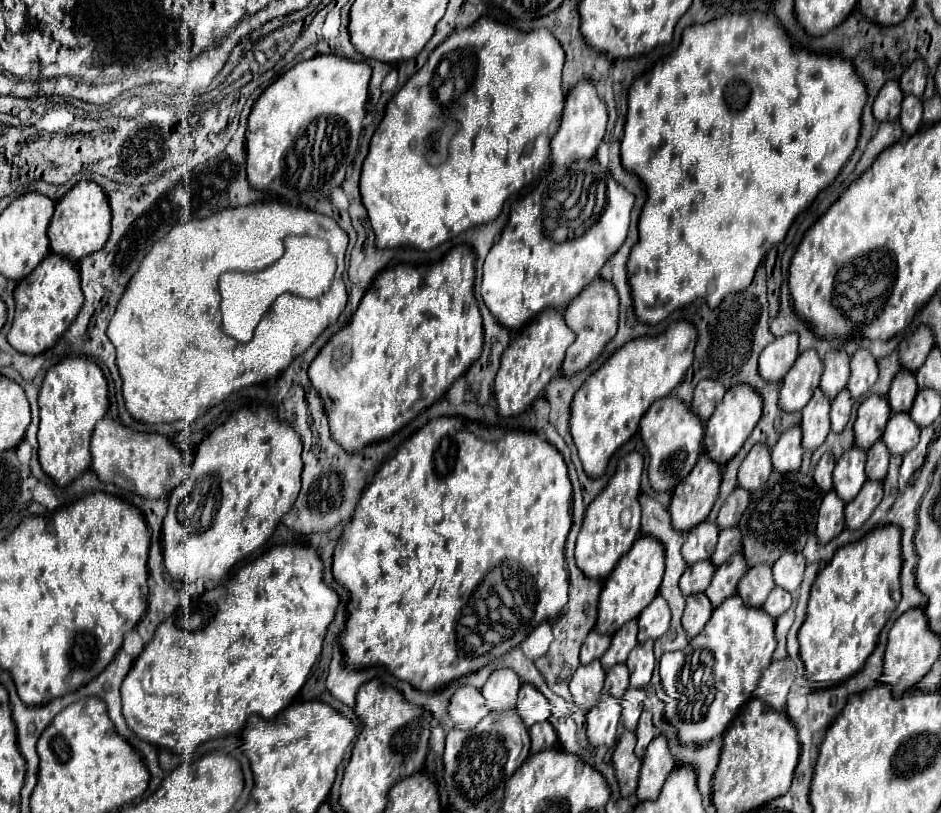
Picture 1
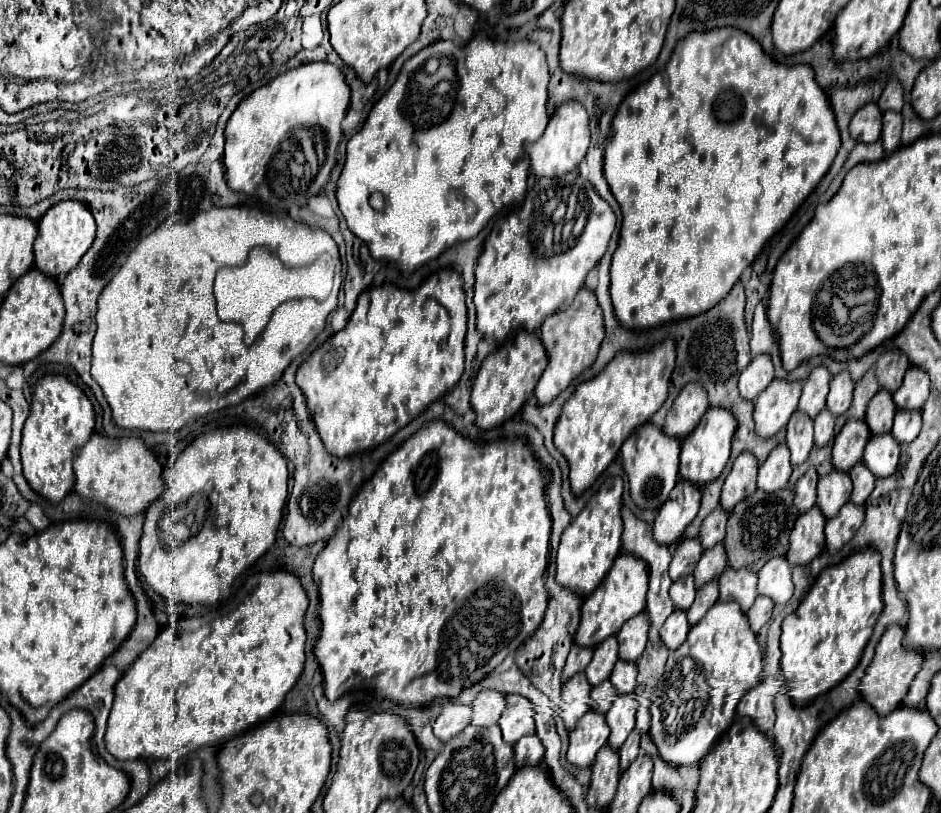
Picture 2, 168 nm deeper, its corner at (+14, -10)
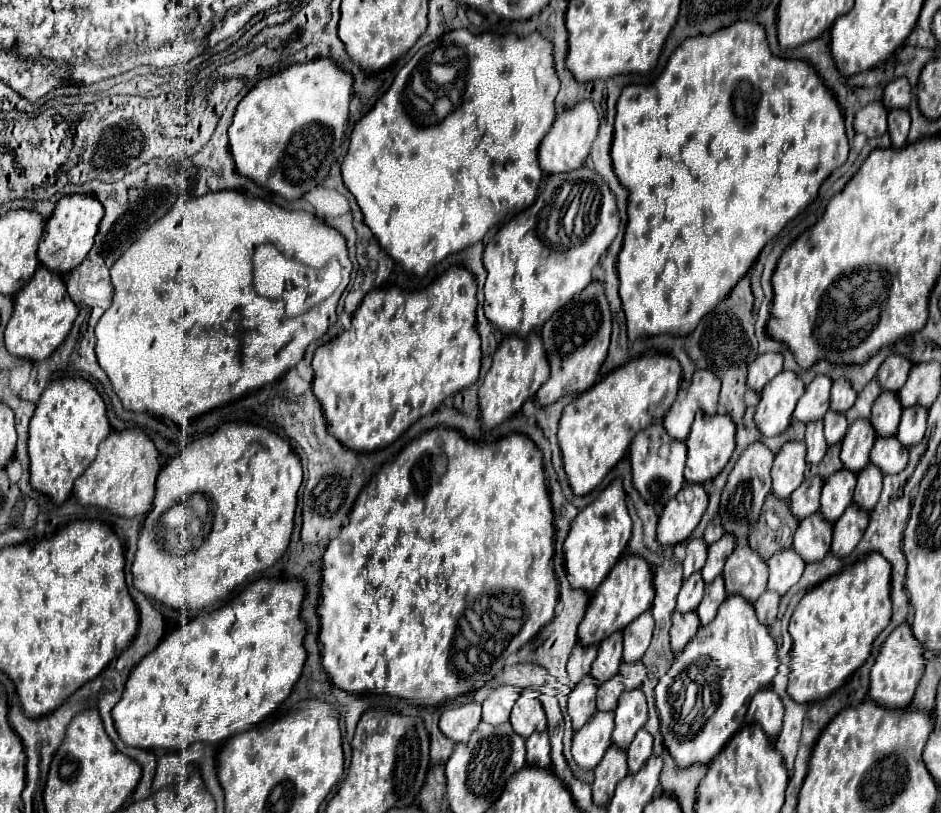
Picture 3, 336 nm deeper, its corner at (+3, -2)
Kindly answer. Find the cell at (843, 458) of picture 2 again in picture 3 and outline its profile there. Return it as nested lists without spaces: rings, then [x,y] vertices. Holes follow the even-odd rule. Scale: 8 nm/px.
[[[856,420],[848,426],[848,432],[842,440],[840,460],[844,468],[860,472],[870,462],[870,450],[876,440],[876,432],[868,420]]]

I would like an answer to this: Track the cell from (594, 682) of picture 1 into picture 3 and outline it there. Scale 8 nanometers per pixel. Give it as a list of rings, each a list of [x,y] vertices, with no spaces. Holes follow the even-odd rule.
[[[584,676],[578,686],[568,696],[568,714],[572,716],[574,730],[580,730],[590,716],[596,712],[596,692],[598,692],[600,682],[594,680],[592,676]]]

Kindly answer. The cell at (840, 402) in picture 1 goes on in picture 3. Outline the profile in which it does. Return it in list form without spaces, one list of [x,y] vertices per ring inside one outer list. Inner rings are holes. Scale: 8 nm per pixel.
[[[832,410],[826,412],[826,416],[824,416],[824,436],[826,436],[828,444],[840,442],[846,434],[846,428],[848,428],[848,422],[846,422],[844,414],[832,412]]]

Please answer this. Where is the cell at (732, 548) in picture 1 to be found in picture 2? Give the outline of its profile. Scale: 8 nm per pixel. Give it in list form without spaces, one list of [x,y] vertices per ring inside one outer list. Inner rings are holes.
[[[717,544],[717,546],[709,548],[709,550],[703,550],[703,556],[697,562],[695,572],[693,572],[697,588],[701,588],[709,580],[717,578],[725,568],[727,568],[727,552],[725,552],[723,544]]]

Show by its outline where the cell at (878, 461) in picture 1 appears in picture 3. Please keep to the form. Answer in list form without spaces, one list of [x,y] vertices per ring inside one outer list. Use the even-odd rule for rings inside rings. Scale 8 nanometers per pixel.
[[[868,464],[864,470],[858,472],[858,486],[854,492],[854,504],[866,512],[870,512],[880,496],[882,490],[882,472],[874,464]]]

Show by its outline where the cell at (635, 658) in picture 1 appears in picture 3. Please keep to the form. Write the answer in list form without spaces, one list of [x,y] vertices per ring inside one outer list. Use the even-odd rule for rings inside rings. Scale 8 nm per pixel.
[[[638,660],[638,662],[622,662],[620,664],[620,676],[624,680],[624,686],[626,690],[634,690],[634,688],[640,688],[644,678],[646,678],[646,668],[644,664]]]

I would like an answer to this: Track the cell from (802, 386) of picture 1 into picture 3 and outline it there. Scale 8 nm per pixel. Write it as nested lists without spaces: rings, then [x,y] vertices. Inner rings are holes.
[[[780,372],[760,394],[756,406],[756,424],[764,436],[778,436],[792,422],[798,398],[804,394],[804,382],[794,372]]]

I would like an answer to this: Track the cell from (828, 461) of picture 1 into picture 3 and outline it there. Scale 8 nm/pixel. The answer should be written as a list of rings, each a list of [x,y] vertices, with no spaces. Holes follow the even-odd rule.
[[[812,476],[806,478],[800,488],[796,488],[790,496],[790,506],[792,506],[792,514],[798,516],[798,520],[814,514],[816,510],[820,510],[820,492],[822,492],[824,480],[820,476]]]

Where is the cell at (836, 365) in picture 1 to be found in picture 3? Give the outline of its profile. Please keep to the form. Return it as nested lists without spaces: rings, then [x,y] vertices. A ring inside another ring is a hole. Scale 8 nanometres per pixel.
[[[826,374],[816,376],[812,380],[812,384],[806,386],[804,396],[798,400],[794,418],[800,422],[822,420],[826,410],[830,408],[830,388],[832,388],[830,376],[826,376]]]

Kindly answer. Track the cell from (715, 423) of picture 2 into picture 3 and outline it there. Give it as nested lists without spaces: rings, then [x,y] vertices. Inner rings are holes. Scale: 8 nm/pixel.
[[[698,412],[692,424],[692,432],[686,440],[686,446],[688,446],[688,458],[684,468],[686,482],[698,482],[698,484],[708,482],[722,472],[722,468],[728,464],[736,448],[736,424],[732,424],[732,418],[728,414],[704,416],[702,412]]]

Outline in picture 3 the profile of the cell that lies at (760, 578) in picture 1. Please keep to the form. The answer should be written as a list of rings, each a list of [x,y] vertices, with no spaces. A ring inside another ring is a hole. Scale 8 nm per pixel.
[[[738,546],[724,566],[724,580],[728,594],[742,594],[750,602],[766,590],[768,564],[750,546]]]

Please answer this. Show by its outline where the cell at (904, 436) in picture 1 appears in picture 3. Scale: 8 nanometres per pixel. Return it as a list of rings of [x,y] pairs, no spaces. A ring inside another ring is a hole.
[[[896,436],[876,438],[870,454],[870,462],[876,464],[884,474],[898,474],[908,464],[908,448],[904,448]]]

